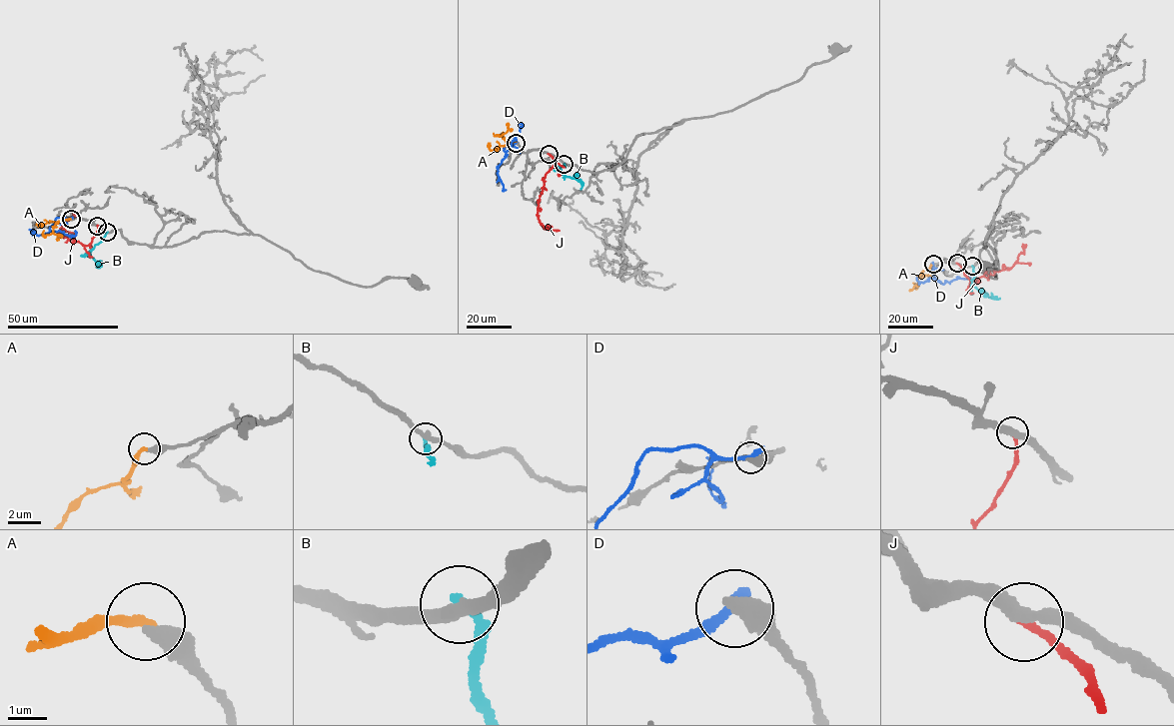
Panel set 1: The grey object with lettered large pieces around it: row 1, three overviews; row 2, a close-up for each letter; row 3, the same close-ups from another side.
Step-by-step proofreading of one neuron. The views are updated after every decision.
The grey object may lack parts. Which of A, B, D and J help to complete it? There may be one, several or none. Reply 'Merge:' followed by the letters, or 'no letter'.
Merge: A

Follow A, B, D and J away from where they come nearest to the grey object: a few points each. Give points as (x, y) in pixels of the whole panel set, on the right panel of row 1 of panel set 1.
A: (932, 264), (917, 278), (917, 287), (912, 283)
B: (972, 266), (972, 286), (987, 296), (1000, 298)
D: (932, 264), (933, 276), (942, 284), (970, 276)
J: (957, 263), (970, 283), (1012, 266), (1025, 247)

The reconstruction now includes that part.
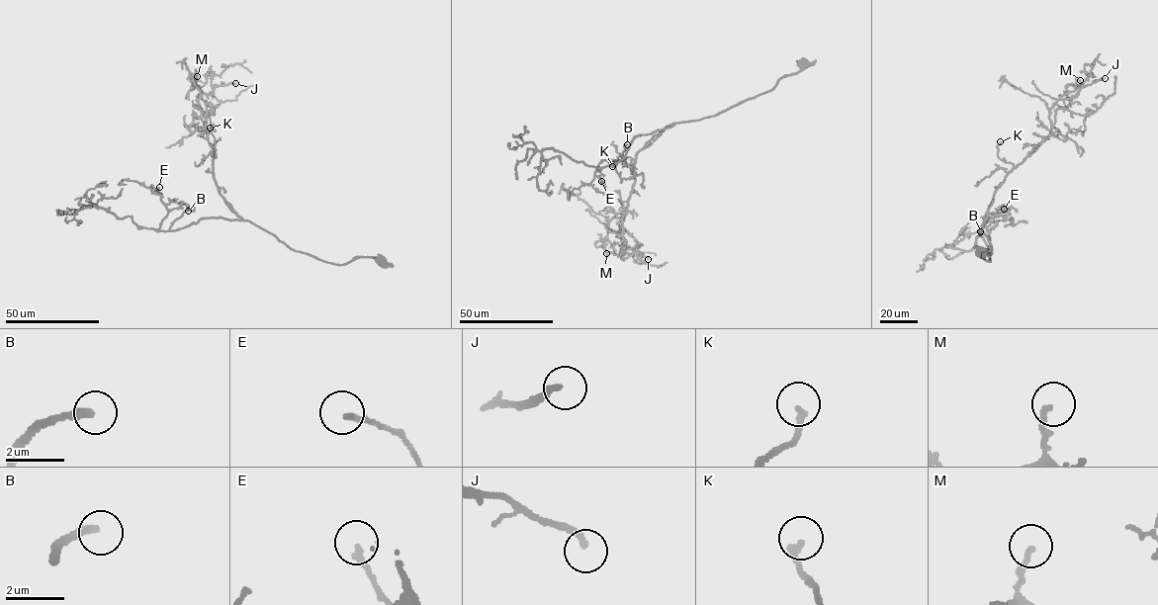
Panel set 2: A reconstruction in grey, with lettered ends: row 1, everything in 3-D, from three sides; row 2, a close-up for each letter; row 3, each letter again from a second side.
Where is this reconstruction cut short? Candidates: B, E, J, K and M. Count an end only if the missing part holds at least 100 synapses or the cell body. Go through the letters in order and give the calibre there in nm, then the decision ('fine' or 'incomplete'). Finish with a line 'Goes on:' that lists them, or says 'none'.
B: 260 nm thick; incomplete
E: 200 nm thick; fine
J: 200 nm thick; fine
K: 240 nm thick; fine
M: 180 nm thick; fine
Goes on: B

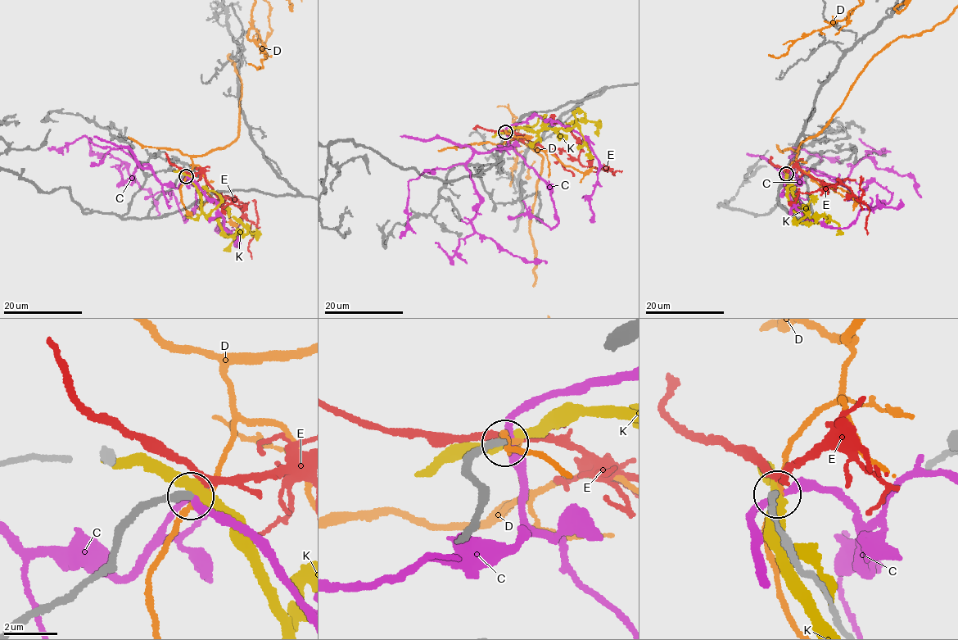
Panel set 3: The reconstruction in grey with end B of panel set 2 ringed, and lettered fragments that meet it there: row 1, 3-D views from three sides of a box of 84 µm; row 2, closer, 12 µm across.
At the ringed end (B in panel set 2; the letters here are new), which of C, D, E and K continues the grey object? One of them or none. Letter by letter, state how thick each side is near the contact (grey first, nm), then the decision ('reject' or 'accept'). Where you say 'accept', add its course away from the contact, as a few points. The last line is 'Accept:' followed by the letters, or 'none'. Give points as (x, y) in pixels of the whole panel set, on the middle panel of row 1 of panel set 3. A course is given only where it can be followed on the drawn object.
C: calibres 280 and 280 nm; reject
D: calibres 280 and 170 nm; reject
E: calibres 260 and 220 nm; reject
K: calibres 280 and 380 nm; reject
Accept: none

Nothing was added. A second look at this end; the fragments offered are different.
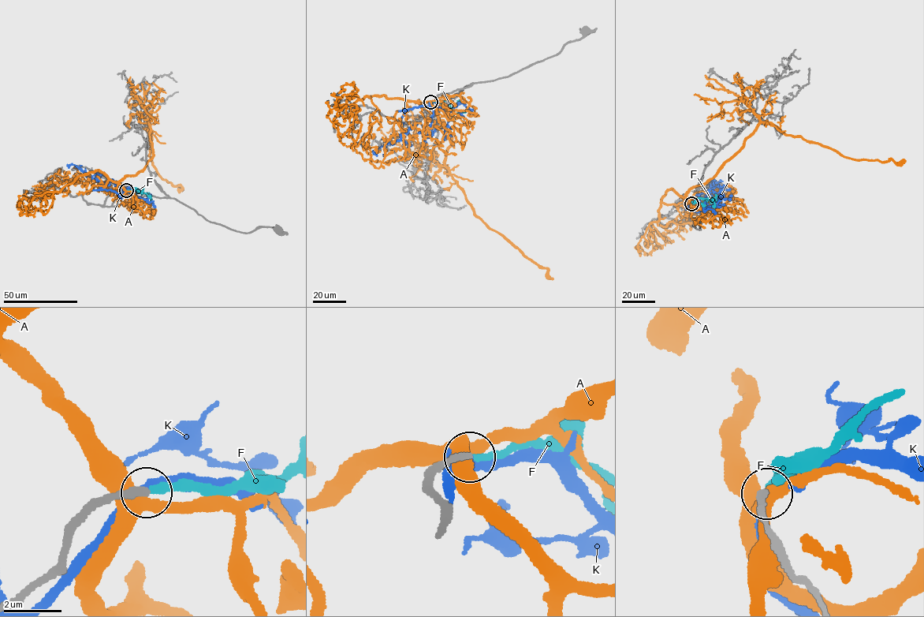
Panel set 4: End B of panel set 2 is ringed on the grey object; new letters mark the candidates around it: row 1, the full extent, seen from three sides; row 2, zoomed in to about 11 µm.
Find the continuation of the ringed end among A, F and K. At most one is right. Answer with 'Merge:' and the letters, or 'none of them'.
Merge: F

